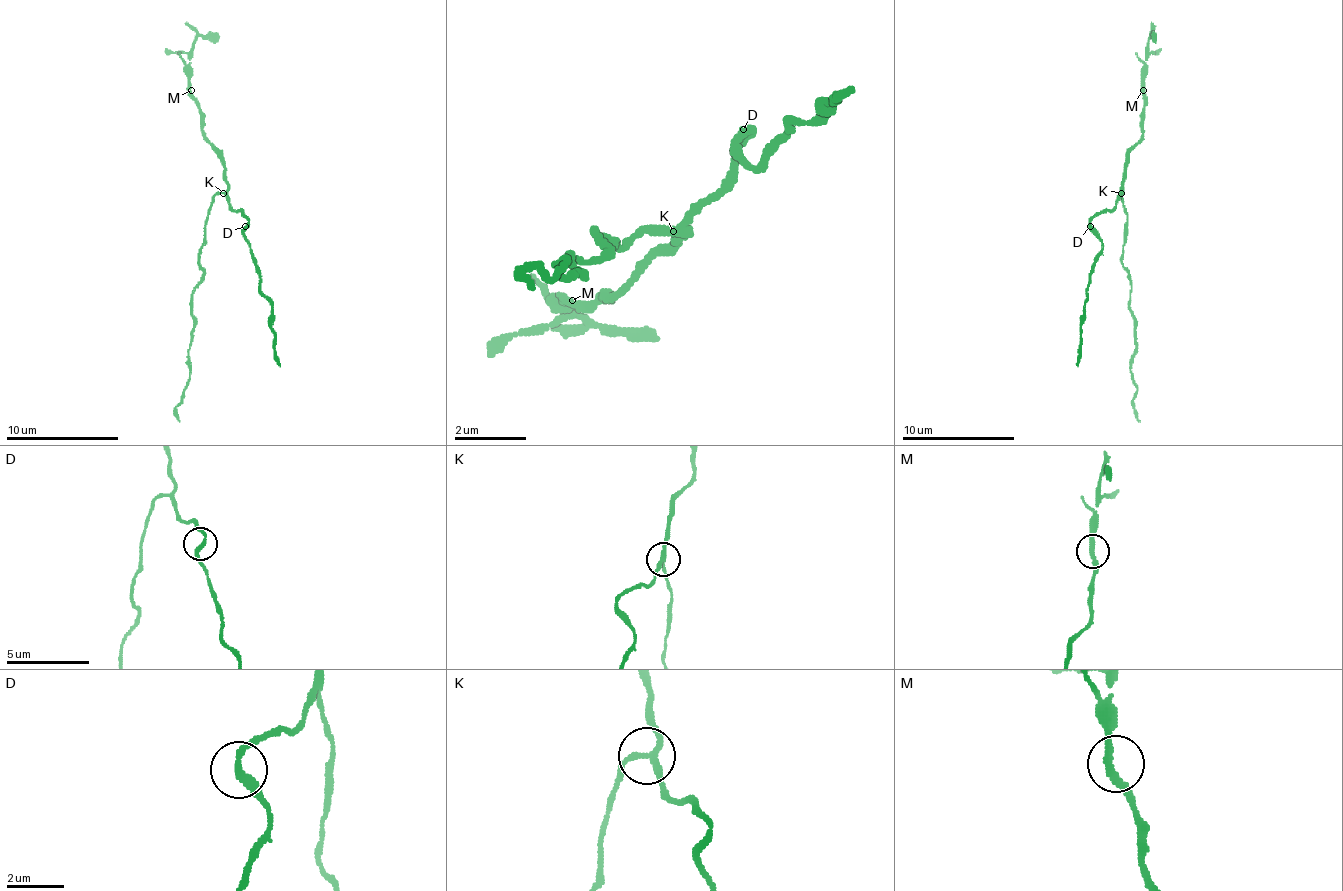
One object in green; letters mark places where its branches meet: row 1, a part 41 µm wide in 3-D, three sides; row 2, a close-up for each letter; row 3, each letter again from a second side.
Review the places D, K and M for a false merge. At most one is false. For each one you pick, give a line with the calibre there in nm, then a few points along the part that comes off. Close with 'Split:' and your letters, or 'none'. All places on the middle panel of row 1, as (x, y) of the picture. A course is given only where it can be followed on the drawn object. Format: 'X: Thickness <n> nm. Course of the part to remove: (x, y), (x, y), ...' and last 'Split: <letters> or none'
K: Thickness 200 nm. Course of the part to remove: (671, 228), (599, 237), (608, 255), (572, 255), (581, 273), (545, 282), (536, 264), (536, 291)
Split: K

